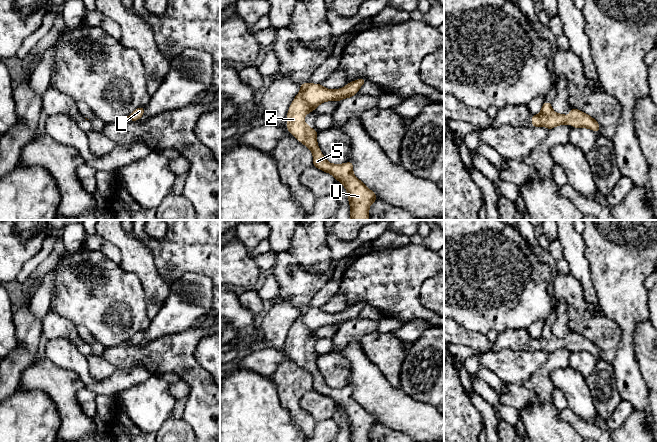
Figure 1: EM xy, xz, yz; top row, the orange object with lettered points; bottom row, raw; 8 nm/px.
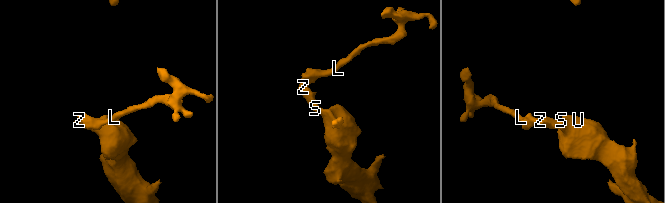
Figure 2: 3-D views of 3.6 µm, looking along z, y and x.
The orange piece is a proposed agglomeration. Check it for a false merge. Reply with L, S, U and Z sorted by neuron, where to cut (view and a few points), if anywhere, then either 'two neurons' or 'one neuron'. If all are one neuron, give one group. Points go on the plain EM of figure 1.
groups L S U Z; cut none; one neuron

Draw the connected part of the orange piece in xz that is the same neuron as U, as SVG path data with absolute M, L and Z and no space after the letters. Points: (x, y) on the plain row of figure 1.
M365 302L349 306L345 311L331 314L321 308L302 307L299 317L291 327L287 338L287 353L301 367L313 377L313 390L330 397L342 407L348 416L350 427L350 442L369 442L370 429L378 424L375 417L355 401L353 387L331 388L321 377L313 354L304 346L306 338L315 334L326 325L341 325L356 319L359 312L366 306Z

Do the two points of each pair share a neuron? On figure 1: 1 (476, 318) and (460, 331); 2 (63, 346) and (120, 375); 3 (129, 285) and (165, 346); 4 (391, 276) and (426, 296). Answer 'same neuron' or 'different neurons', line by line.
1: different neurons
2: same neuron
3: different neurons
4: different neurons

